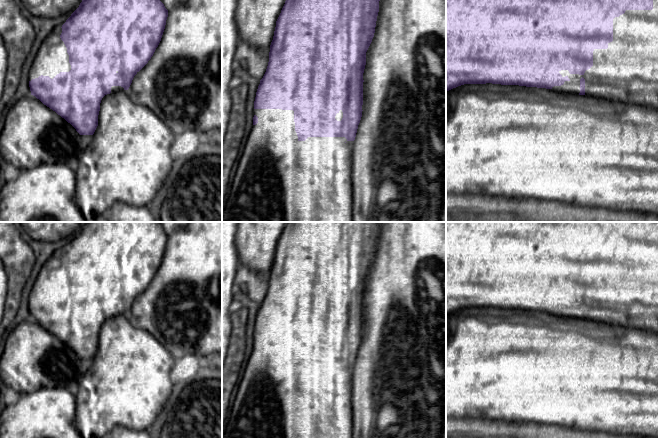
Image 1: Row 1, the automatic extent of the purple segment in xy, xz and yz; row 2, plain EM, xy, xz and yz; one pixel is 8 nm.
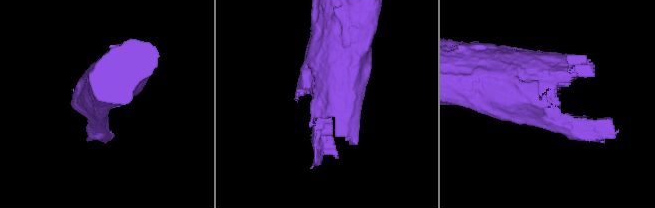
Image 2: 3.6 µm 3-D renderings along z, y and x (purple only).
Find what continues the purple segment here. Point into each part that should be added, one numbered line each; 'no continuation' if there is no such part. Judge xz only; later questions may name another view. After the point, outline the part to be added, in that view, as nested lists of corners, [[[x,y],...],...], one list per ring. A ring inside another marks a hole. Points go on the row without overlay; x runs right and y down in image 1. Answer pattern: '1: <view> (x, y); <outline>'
1: xz (276, 398); [[[254,333],[258,347],[253,349],[244,374],[237,385],[236,396],[230,406],[222,438],[352,438],[352,373],[354,365],[345,361],[308,361],[299,365],[295,355],[294,335],[282,333]]]

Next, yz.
1: yz (627, 295); [[[653,222],[652,234],[626,234],[613,243],[613,265],[607,273],[594,273],[593,290],[583,299],[561,294],[570,304],[552,314],[580,317],[580,303],[585,303],[585,320],[642,329],[658,333],[658,222]]]

